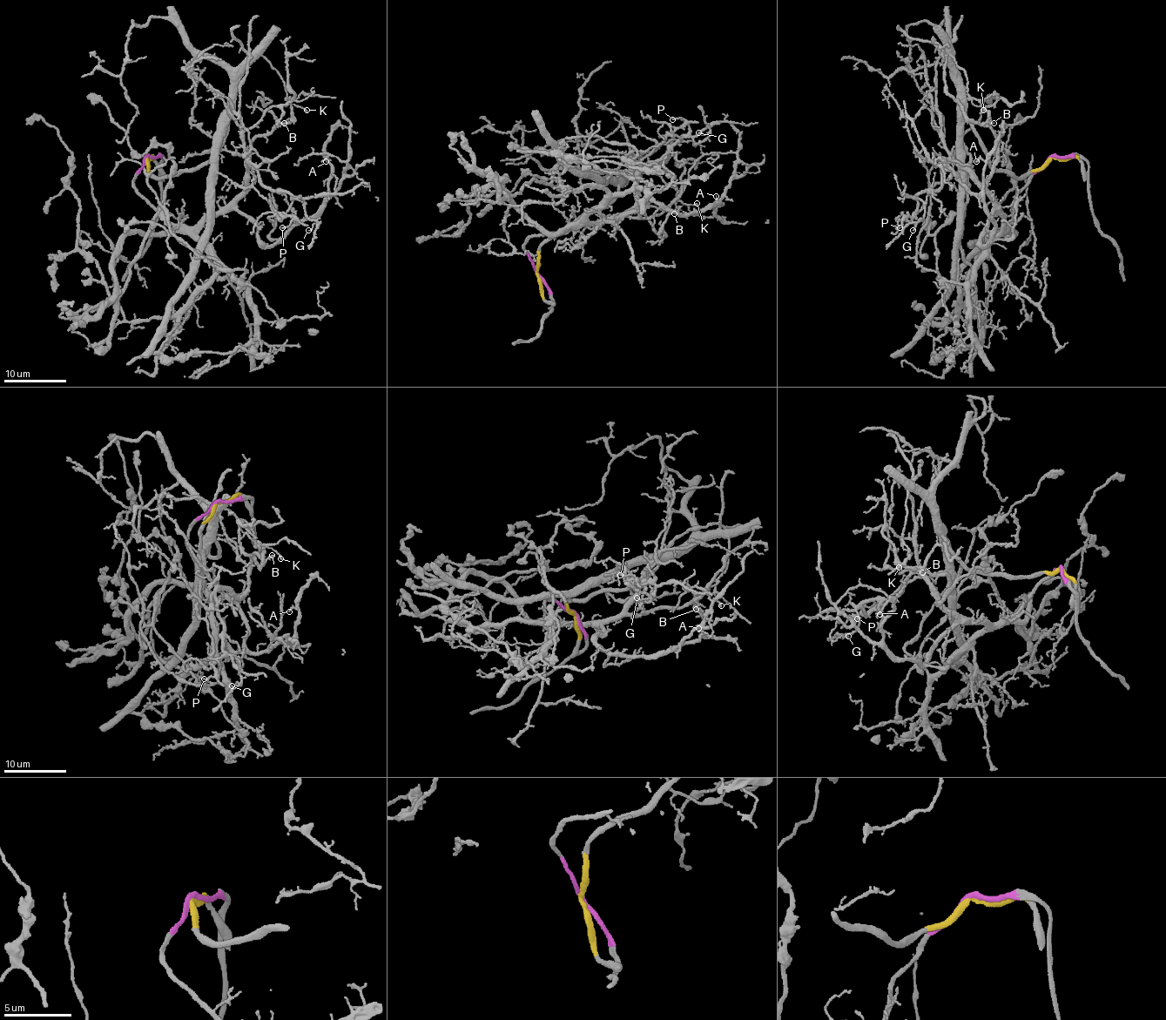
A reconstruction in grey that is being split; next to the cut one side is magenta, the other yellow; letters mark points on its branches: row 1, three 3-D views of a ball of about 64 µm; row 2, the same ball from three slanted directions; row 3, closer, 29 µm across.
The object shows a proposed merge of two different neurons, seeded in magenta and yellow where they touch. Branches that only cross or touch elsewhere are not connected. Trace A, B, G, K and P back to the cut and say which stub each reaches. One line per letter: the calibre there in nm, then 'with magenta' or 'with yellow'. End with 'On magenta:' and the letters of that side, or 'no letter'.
A: 140 nm thick; with magenta
B: 110 nm thick; with magenta
G: 130 nm thick; with magenta
K: 120 nm thick; with yellow
P: 90 nm thick; with yellow
On magenta: A, B, G

